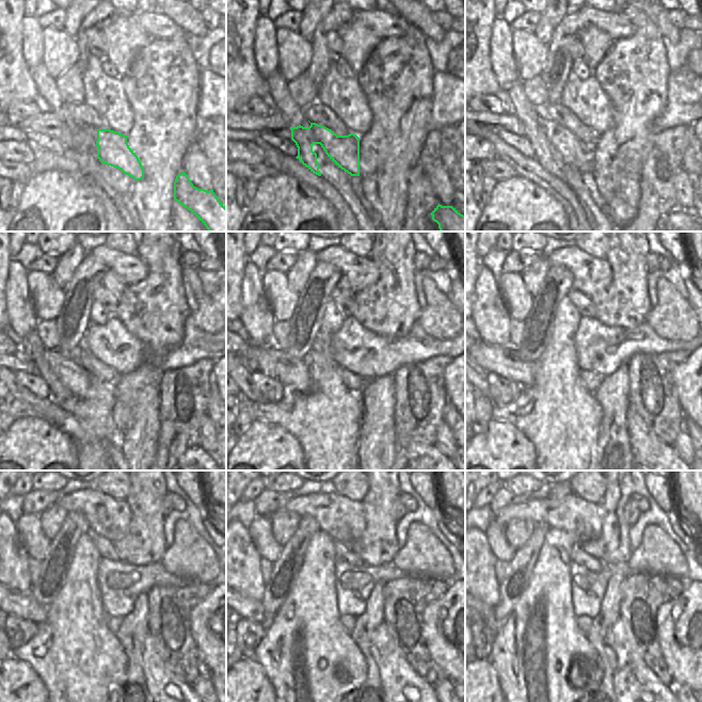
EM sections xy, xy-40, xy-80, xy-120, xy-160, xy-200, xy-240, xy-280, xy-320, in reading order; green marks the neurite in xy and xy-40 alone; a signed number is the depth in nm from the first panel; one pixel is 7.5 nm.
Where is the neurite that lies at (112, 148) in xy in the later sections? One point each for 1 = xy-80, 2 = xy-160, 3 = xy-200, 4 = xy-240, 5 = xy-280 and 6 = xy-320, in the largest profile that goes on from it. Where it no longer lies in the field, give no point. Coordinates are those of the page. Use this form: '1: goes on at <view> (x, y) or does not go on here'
1: goes on at xy-80 (579, 154)
2: goes on at xy-160 (271, 361)
3: goes on at xy-200 (503, 361)
4: goes on at xy-240 (22, 605)
5: goes on at xy-280 (248, 608)
6: goes on at xy-320 (487, 612)

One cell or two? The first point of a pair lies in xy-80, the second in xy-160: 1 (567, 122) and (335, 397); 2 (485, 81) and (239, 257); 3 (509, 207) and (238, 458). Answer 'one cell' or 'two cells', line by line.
1: two cells
2: one cell
3: one cell

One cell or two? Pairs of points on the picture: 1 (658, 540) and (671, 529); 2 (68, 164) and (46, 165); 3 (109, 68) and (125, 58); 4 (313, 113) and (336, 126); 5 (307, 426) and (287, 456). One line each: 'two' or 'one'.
1: two
2: one
3: two
4: one
5: two

